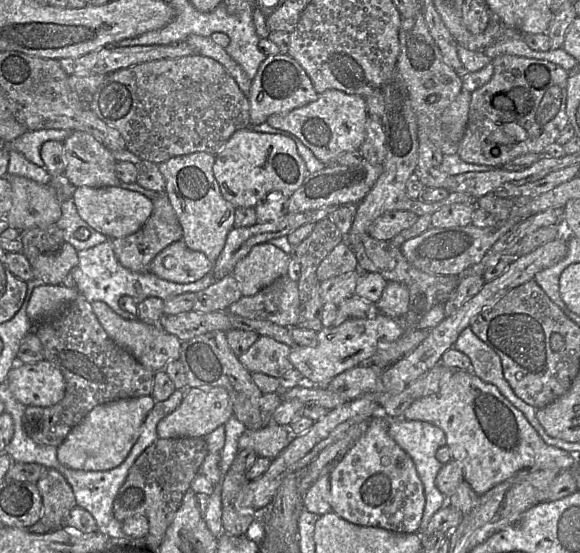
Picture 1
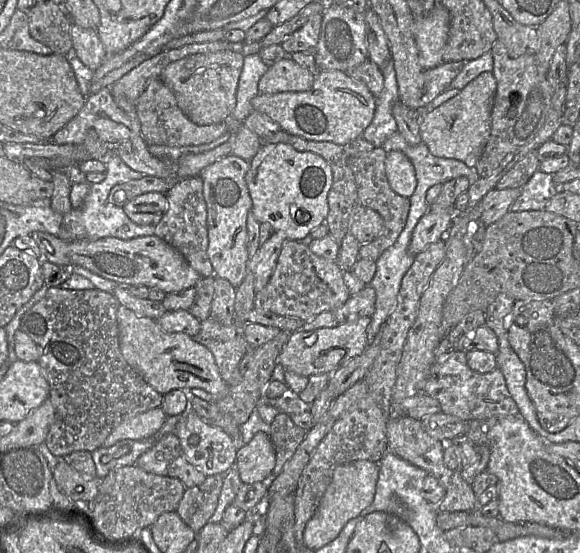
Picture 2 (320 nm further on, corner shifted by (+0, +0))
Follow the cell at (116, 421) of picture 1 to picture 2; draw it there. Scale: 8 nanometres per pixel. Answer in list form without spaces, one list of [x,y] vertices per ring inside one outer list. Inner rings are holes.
[[[161,407],[139,413],[117,425],[103,442],[102,447],[111,447],[122,440],[142,440],[155,434],[168,416]]]

